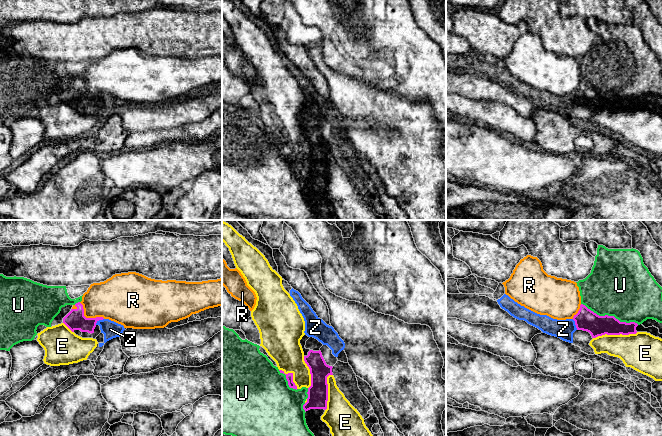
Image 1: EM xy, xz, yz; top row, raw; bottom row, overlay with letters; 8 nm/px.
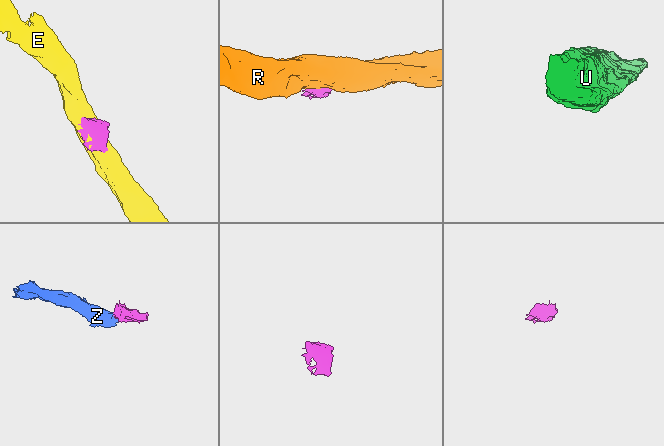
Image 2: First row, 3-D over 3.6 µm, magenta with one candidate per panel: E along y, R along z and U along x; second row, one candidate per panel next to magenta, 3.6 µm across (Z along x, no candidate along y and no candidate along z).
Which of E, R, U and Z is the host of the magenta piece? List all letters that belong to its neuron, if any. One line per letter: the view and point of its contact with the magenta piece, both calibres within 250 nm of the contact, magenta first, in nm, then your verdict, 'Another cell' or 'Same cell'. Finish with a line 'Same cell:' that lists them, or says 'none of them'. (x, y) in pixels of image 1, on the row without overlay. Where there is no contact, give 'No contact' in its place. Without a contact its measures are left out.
E: Touches magenta at yz (615, 110). Thickness 170 nm (magenta) against 300 nm. Another cell
R: Touches magenta at xy (88, 94). Thickness 160 nm (magenta) against 320 nm. Another cell
U: Touches magenta at yz (610, 92). Thickness 170 nm (magenta) against 480 nm. Another cell
Z: Touches magenta at yz (575, 100). Thickness 170 nm (magenta) against 160 nm. Same cell
Same cell: Z

